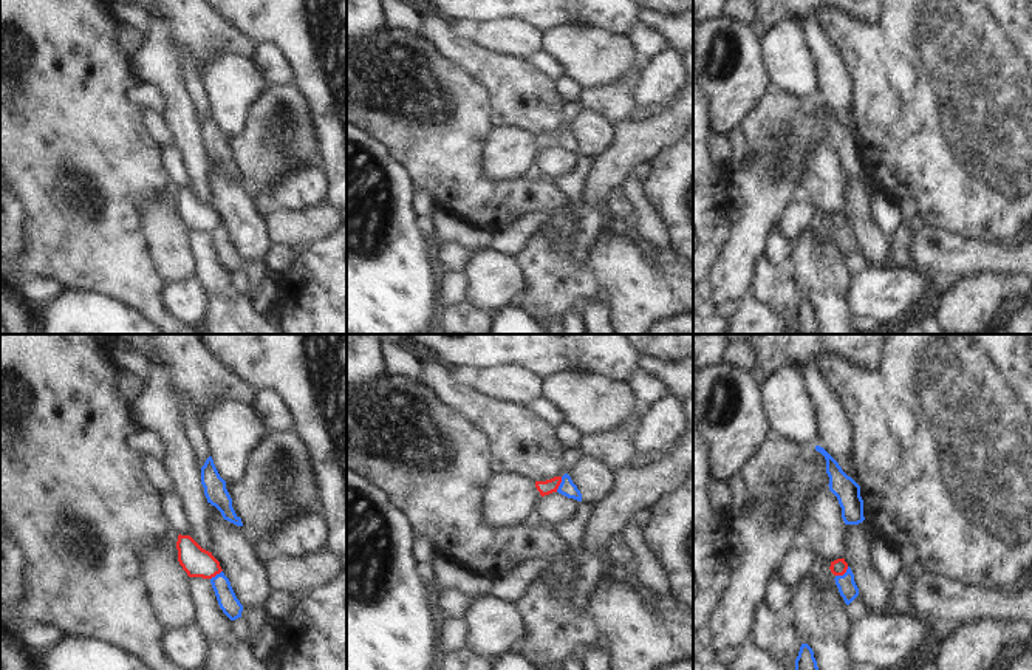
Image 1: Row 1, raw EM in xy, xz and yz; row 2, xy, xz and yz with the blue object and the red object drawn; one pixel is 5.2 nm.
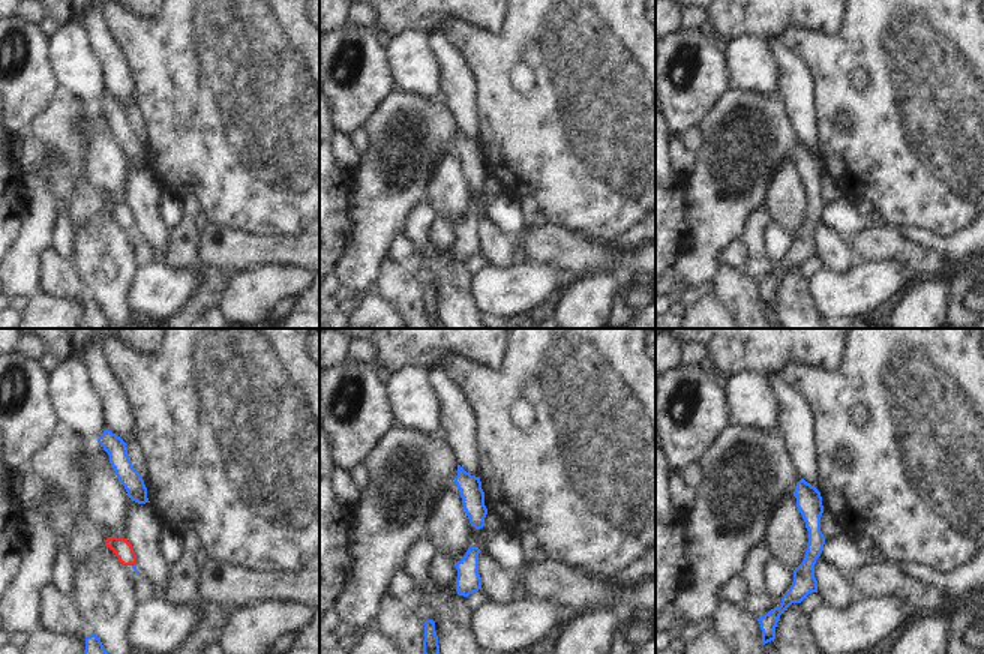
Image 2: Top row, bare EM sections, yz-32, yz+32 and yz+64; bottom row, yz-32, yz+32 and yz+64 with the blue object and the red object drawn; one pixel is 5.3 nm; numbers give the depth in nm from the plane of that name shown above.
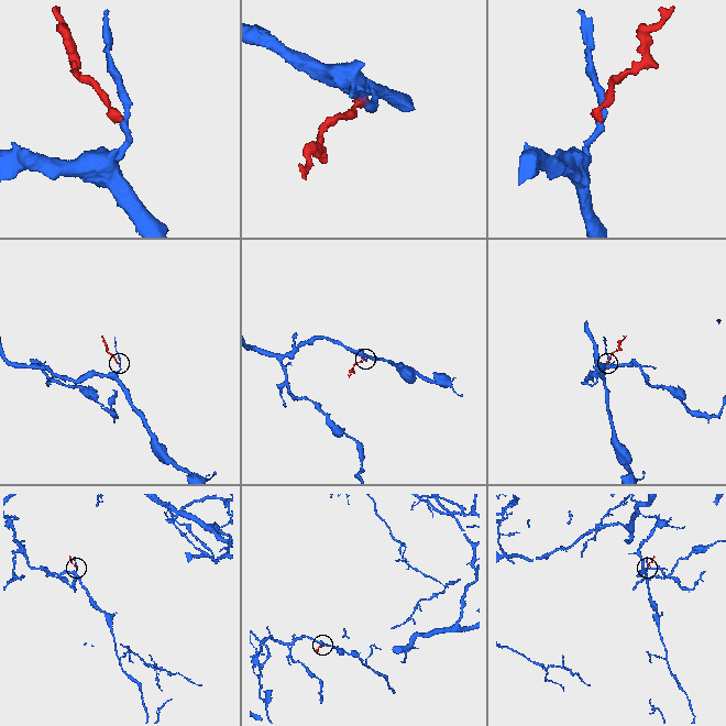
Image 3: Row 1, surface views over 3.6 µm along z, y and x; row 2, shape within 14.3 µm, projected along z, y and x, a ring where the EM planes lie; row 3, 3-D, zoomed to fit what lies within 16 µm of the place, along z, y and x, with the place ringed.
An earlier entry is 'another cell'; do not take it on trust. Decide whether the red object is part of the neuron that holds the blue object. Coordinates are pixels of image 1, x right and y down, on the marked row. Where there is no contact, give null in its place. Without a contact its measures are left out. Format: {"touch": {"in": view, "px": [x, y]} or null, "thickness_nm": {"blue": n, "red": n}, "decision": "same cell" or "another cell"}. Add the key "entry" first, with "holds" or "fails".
{"entry": "holds", "touch": {"in": "yz", "px": [844, 574]}, "thickness_nm": {"blue": 100, "red": 90}, "decision": "another cell"}

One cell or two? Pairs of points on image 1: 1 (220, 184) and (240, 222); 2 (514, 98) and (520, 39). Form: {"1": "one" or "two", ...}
{"1": "one", "2": "two"}

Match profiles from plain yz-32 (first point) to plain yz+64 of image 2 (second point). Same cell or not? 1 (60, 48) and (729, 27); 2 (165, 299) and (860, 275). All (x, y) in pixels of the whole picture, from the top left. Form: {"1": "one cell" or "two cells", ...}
{"1": "two cells", "2": "one cell"}

